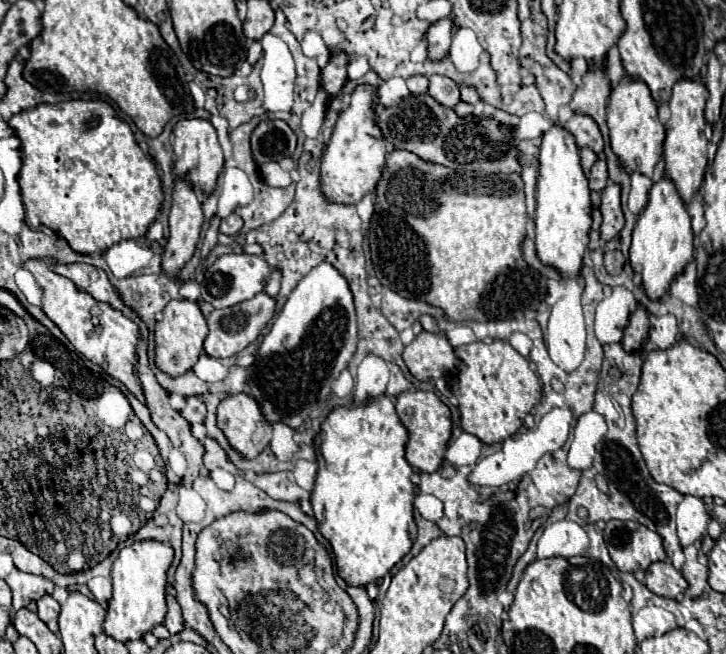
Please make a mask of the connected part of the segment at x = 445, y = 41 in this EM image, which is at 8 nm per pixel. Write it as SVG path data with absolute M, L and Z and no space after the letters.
M451 16L435 22L429 28L427 42L429 42L429 58L433 62L439 62L449 54L449 46L451 46L451 40L453 40L453 28L455 26L453 26Z

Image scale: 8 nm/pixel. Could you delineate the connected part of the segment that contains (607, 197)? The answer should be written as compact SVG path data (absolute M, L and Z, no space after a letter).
M609 182L605 186L605 190L601 192L601 214L603 214L603 224L601 224L601 240L609 242L613 240L623 224L623 212L621 212L621 188L619 184Z

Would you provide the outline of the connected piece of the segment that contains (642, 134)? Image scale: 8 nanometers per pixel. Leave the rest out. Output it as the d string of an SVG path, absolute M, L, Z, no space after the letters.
M625 76L619 82L619 86L613 88L613 92L609 96L607 124L609 124L611 148L617 154L621 168L627 174L641 172L643 176L651 178L657 162L661 160L665 128L657 118L657 104L651 98L649 88L645 84L641 84L639 80L631 80L629 76Z

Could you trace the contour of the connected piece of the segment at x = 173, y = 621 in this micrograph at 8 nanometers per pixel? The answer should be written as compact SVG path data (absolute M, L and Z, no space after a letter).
M171 594L167 596L167 608L169 608L169 612L167 612L167 618L165 618L165 626L167 626L169 634L175 636L175 634L179 634L179 632L183 630L185 622L183 622L181 606L179 606L179 602L175 600L175 596L171 596Z

